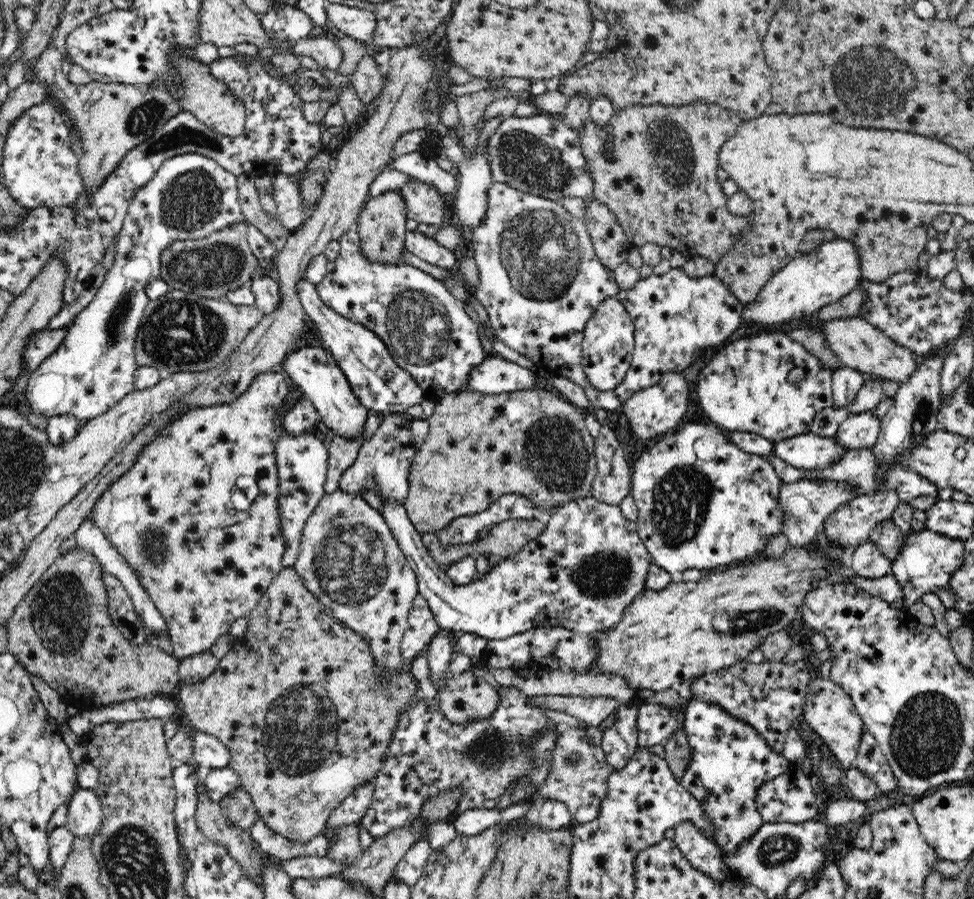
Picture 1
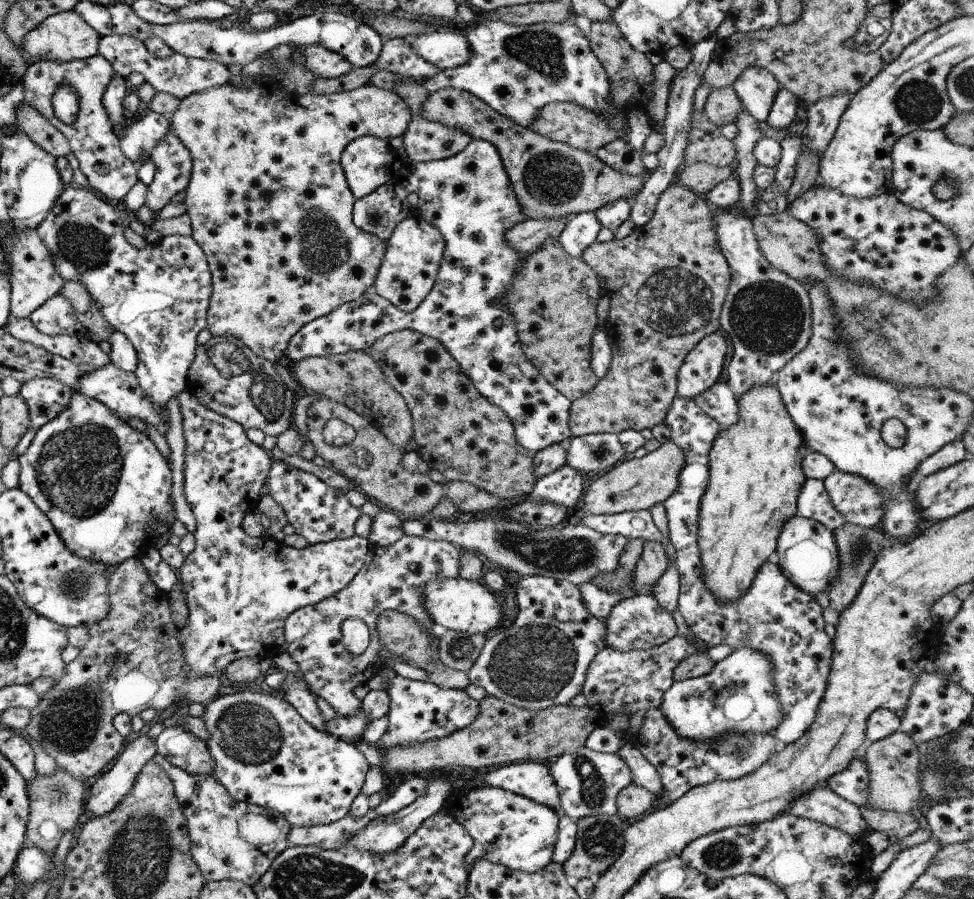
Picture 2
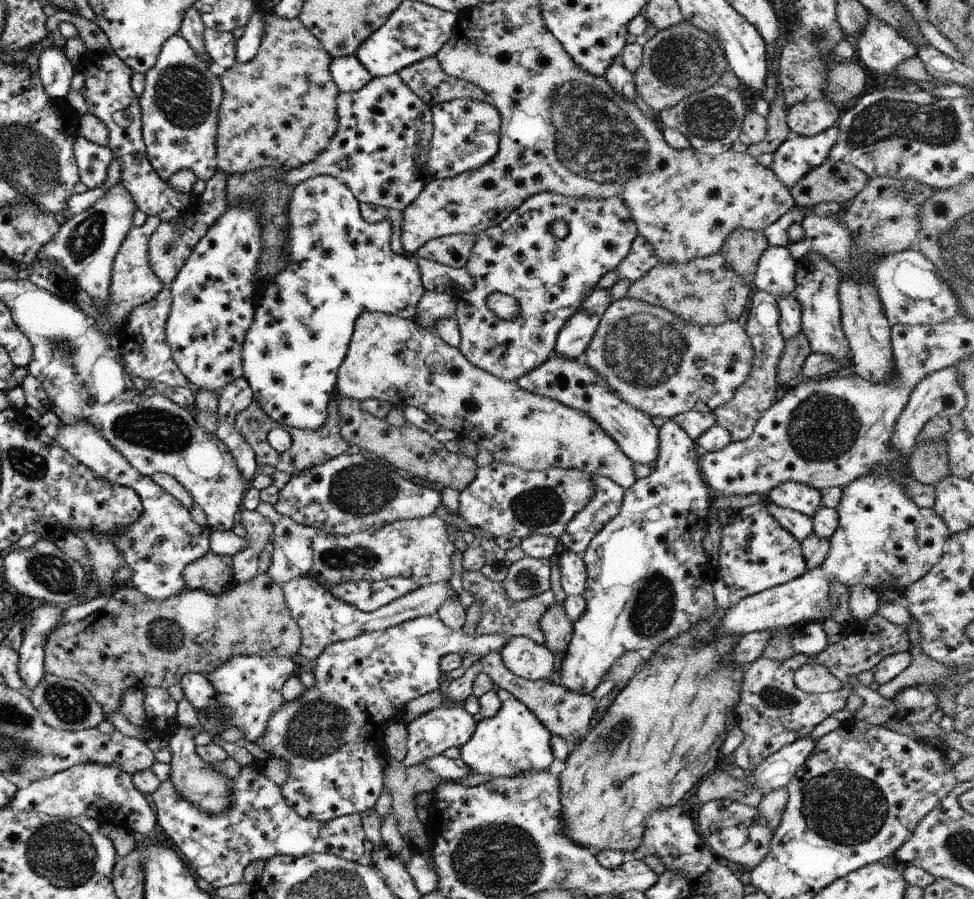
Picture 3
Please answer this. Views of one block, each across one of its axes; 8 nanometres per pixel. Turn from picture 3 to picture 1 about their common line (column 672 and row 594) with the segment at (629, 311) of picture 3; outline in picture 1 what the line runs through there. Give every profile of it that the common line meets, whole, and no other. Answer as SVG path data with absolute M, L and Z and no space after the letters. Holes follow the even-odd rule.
M339 489L334 493L325 493L306 522L299 556L293 568L308 591L322 603L324 612L368 643L376 666L385 668L387 672L407 670L408 664L400 651L400 642L409 629L408 616L414 597L419 593L419 584L381 513L354 494Z

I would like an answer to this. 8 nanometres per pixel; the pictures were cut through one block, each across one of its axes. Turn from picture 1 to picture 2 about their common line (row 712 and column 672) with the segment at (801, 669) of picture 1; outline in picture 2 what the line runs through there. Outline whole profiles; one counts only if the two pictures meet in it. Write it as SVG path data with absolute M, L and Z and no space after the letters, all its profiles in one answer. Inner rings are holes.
M650 708L646 712L641 731L634 738L636 747L660 775L663 784L662 795L668 796L673 802L694 787L746 776L754 772L776 752L774 736L770 733L740 735L738 738L730 739L724 736L710 743L692 743L675 733L659 708Z

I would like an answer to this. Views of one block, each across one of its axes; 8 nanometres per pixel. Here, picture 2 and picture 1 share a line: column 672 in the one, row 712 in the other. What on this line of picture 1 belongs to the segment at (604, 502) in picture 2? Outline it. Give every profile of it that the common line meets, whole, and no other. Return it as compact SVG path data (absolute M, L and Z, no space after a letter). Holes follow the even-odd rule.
M472 667L462 673L450 672L446 685L437 690L439 710L448 722L462 724L490 716L499 703L496 689L477 676Z

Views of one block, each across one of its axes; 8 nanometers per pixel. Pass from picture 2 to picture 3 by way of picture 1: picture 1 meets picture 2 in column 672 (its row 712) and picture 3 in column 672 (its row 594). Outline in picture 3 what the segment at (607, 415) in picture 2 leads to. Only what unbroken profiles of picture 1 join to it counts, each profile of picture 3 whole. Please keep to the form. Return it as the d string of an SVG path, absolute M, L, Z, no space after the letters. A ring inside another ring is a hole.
M718 252L689 263L662 263L653 266L644 276L635 280L626 297L644 301L648 305L665 308L693 325L721 325L736 321L746 310L751 286Z

